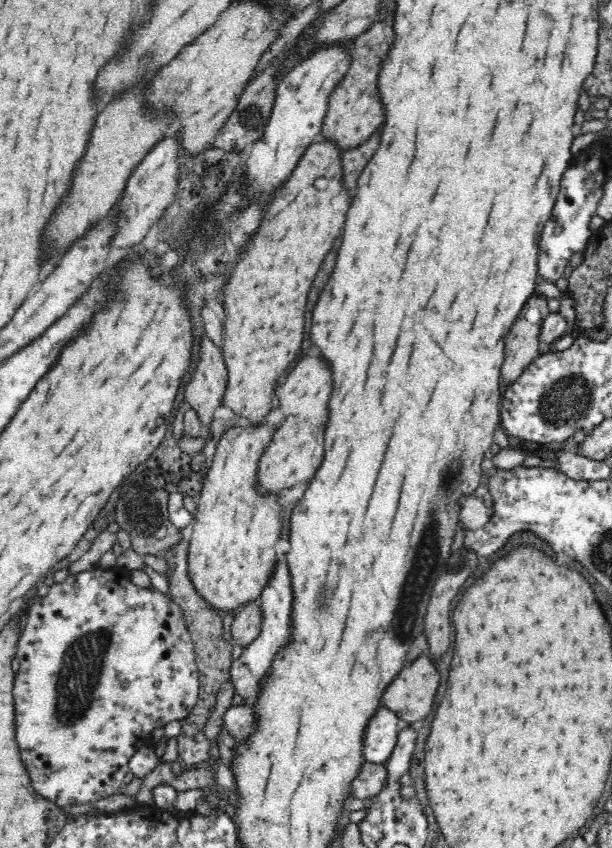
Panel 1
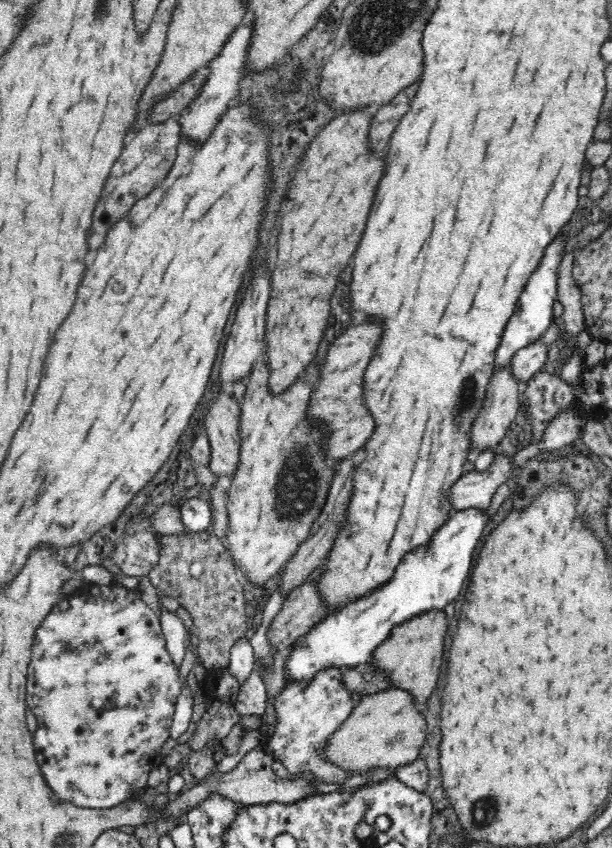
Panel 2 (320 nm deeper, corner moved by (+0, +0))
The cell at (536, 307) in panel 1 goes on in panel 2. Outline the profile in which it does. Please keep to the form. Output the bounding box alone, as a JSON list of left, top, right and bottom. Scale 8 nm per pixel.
[469,366,522,458]

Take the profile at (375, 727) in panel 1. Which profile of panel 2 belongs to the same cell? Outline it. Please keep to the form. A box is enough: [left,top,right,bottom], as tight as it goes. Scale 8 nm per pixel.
[262,669,356,783]

